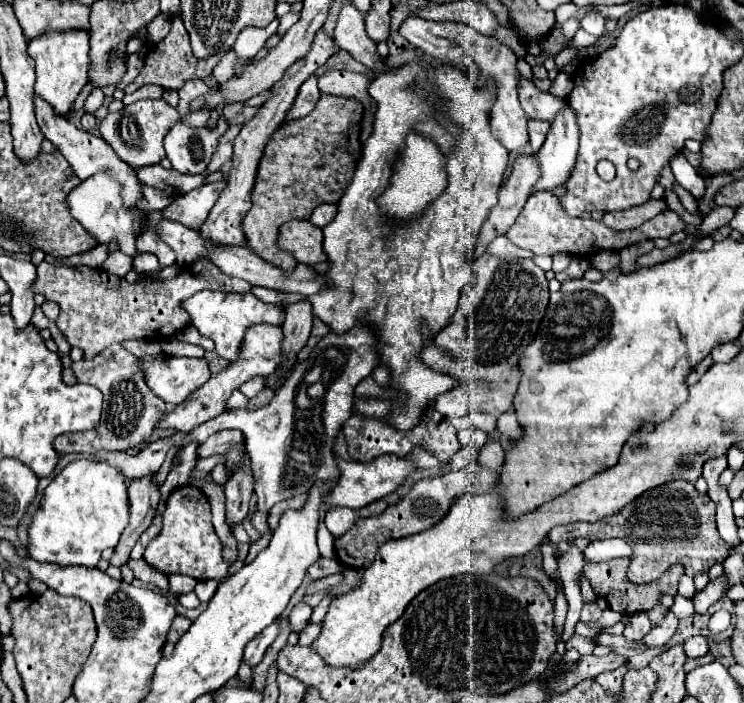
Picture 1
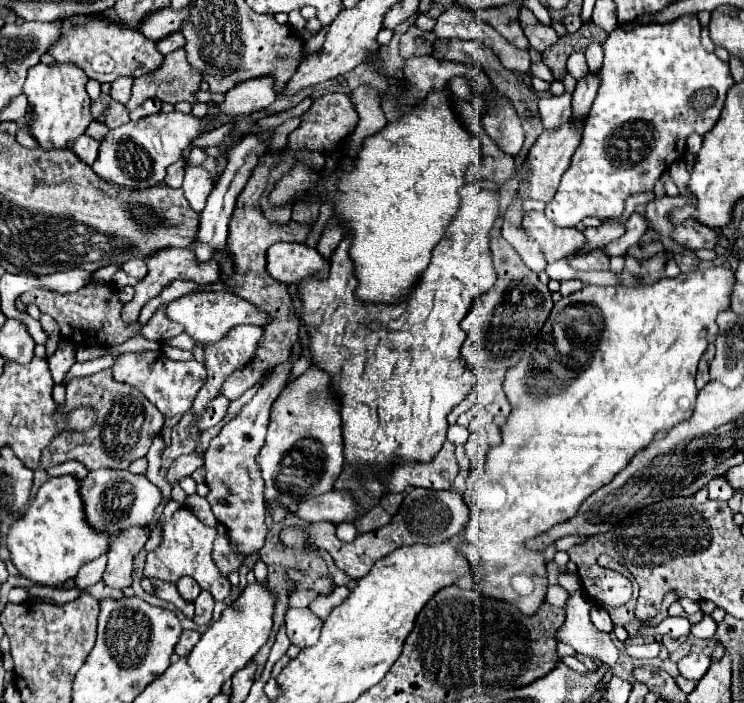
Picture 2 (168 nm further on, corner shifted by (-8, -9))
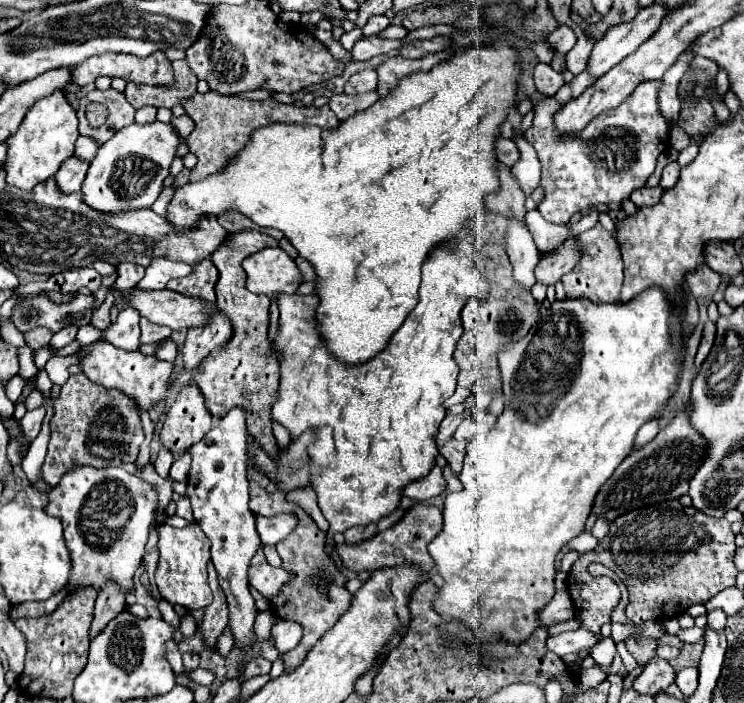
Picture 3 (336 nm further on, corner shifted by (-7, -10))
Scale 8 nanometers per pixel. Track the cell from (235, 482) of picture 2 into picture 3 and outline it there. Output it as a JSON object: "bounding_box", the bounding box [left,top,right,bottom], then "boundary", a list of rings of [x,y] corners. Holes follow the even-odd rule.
{"bounding_box":[187,407,261,645],"boundary":[[[233,407],[223,419],[217,419],[213,429],[191,447],[193,463],[189,471],[187,497],[193,505],[193,517],[211,541],[211,559],[219,573],[219,583],[229,601],[229,627],[235,635],[235,645],[251,645],[251,629],[255,621],[255,603],[249,593],[247,569],[253,555],[261,547],[255,529],[255,513],[249,509],[249,479],[247,479],[247,411]]]}

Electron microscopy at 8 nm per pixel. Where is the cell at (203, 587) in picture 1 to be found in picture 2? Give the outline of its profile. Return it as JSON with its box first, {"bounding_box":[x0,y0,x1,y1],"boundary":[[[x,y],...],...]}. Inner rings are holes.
{"bounding_box":[194,592,214,624],"boundary":[[[200,592],[200,596],[194,600],[194,622],[196,624],[210,624],[214,610],[214,600],[208,596],[208,592]]]}

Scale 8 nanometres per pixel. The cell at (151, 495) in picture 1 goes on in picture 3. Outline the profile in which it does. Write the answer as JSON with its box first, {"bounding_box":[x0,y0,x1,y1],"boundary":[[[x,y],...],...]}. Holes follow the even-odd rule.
{"bounding_box":[91,583,125,637],"boundary":[[[105,583],[95,603],[91,637],[95,637],[99,633],[99,627],[103,627],[103,623],[109,623],[123,609],[125,609],[125,591],[117,583]]]}

